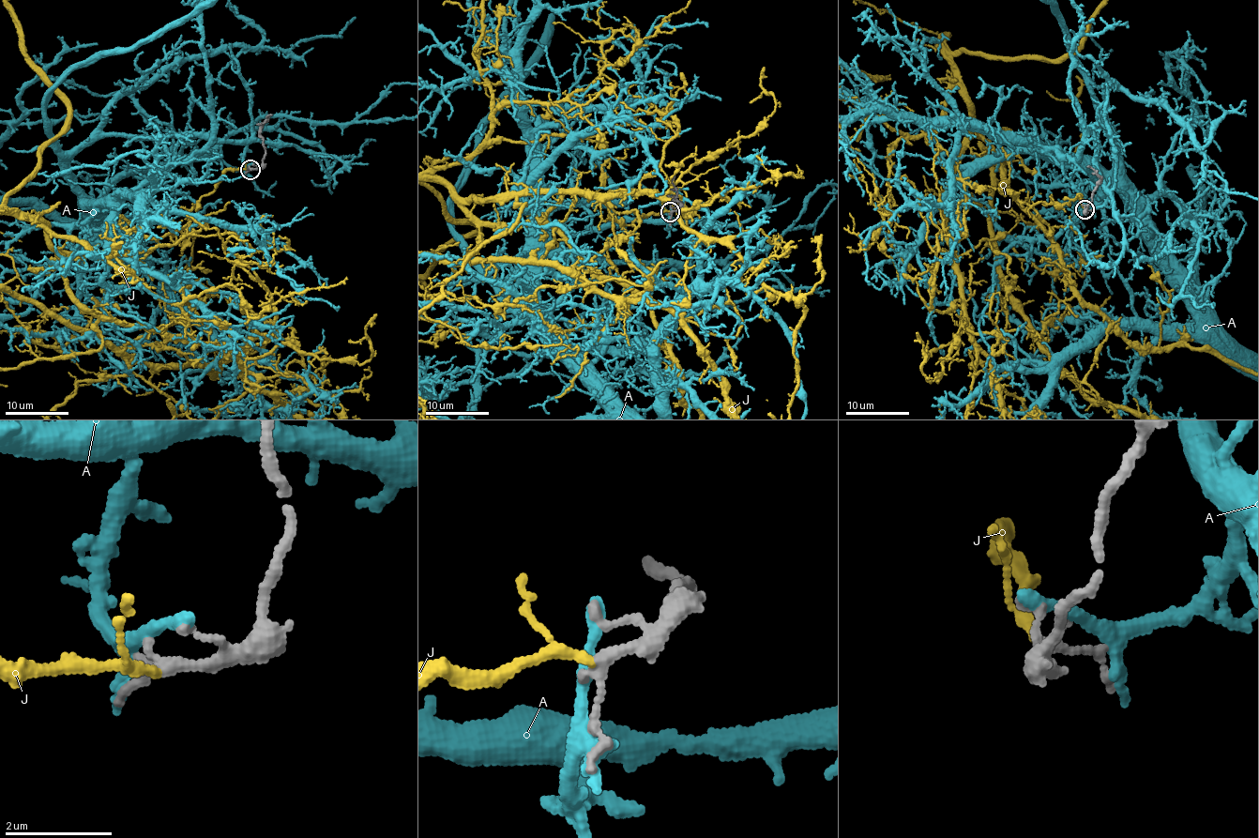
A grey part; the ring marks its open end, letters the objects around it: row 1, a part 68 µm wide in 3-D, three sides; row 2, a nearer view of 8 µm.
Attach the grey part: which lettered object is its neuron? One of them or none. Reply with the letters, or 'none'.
J

